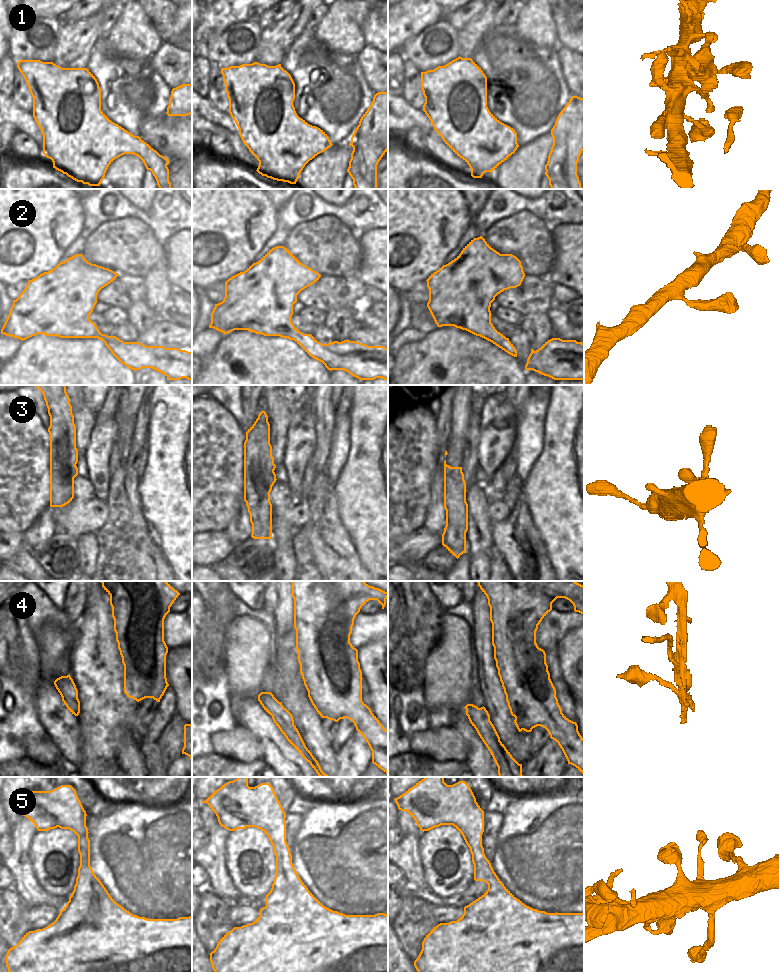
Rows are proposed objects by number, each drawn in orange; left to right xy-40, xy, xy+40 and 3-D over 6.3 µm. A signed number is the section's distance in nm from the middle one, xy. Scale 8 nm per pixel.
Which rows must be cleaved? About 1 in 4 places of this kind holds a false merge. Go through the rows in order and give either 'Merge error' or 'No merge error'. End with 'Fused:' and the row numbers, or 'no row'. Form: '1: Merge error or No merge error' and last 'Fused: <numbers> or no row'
1: Merge error
2: No merge error
3: Merge error
4: Merge error
5: No merge error
Fused: 1, 3, 4.

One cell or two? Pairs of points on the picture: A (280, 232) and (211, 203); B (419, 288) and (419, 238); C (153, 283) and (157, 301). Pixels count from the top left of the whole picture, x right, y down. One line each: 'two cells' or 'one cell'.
A: two cells
B: two cells
C: one cell

